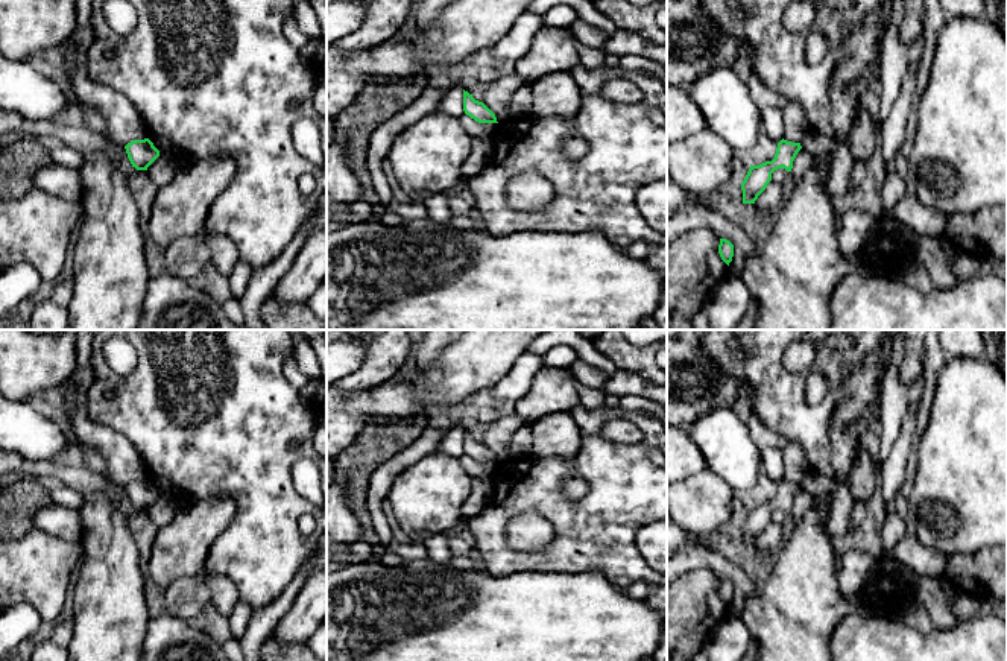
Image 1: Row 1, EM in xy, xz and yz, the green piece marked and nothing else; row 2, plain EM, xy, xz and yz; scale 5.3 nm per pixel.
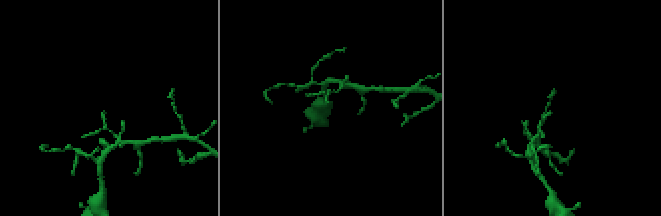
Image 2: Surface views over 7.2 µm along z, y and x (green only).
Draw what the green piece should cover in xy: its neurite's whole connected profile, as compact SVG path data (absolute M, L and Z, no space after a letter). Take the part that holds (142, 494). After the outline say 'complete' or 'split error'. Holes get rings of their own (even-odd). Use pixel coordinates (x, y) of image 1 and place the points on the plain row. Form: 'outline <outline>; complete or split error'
outline M149 479L134 480L125 486L128 498L137 511L147 511L147 508L159 497L159 491Z; complete

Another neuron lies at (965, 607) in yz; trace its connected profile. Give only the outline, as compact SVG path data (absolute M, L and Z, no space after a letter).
M960 593L958 597L952 602L952 612L958 621L969 620L978 614L980 606L981 599L972 594Z

